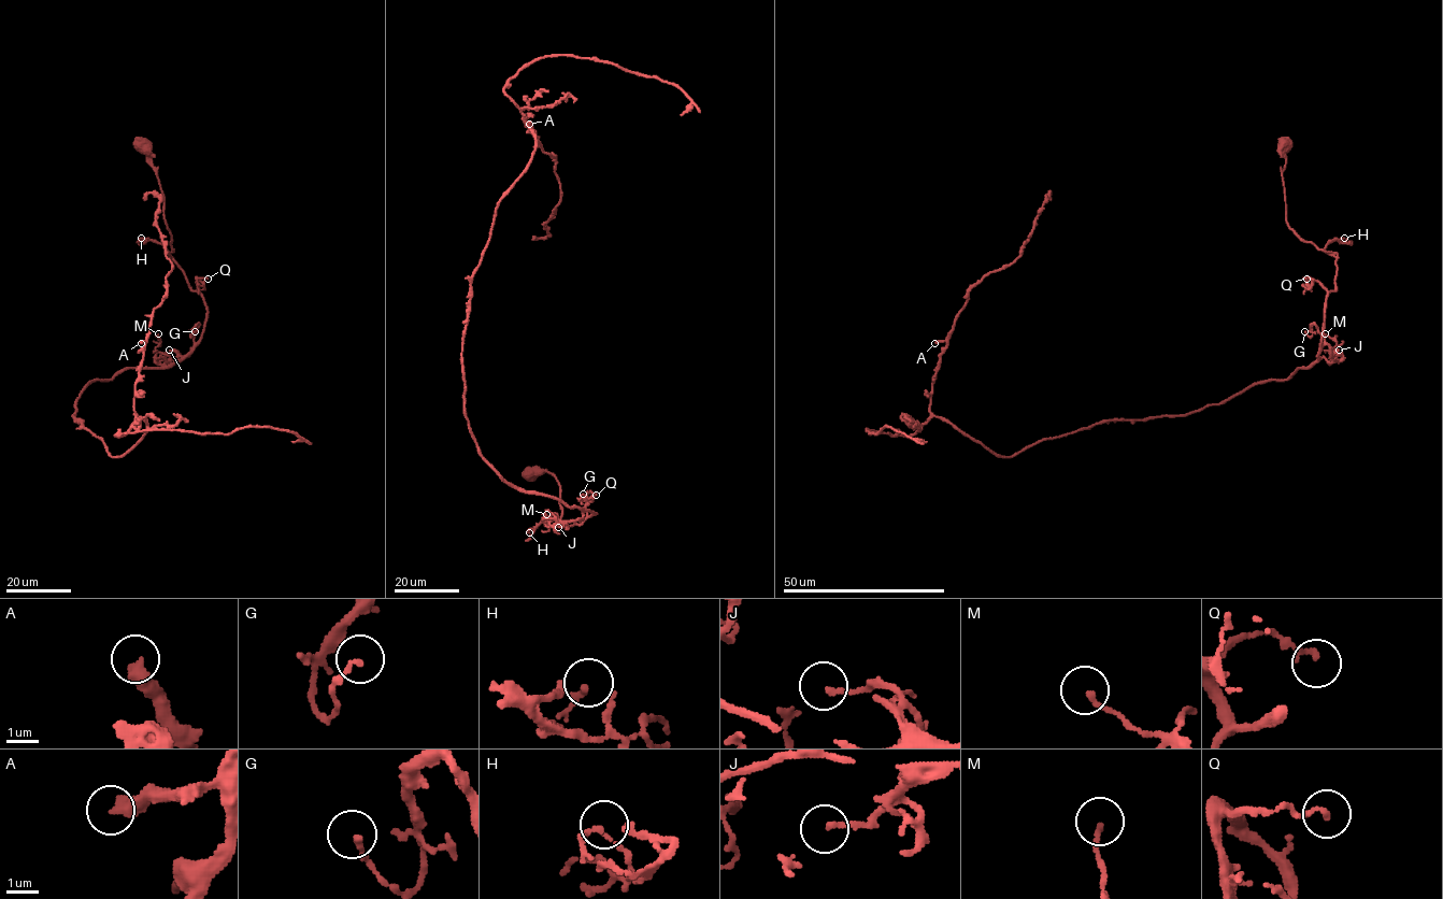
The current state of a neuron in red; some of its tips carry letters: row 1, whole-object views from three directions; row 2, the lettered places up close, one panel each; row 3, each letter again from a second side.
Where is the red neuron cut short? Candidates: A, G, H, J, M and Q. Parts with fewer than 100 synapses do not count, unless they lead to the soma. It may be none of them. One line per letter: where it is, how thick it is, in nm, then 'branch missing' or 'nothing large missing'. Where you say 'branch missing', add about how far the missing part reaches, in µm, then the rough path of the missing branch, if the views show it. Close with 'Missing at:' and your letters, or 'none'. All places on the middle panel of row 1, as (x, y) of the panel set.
A: at (529, 124); 480 nm thick; nothing large missing
G: at (583, 494); 170 nm thick; nothing large missing
H: at (529, 532); 200 nm thick; nothing large missing
J: at (558, 527); 110 nm thick; nothing large missing
M: at (546, 514); 160 nm thick; nothing large missing
Q: at (596, 495); 160 nm thick; nothing large missing
Missing at: none

